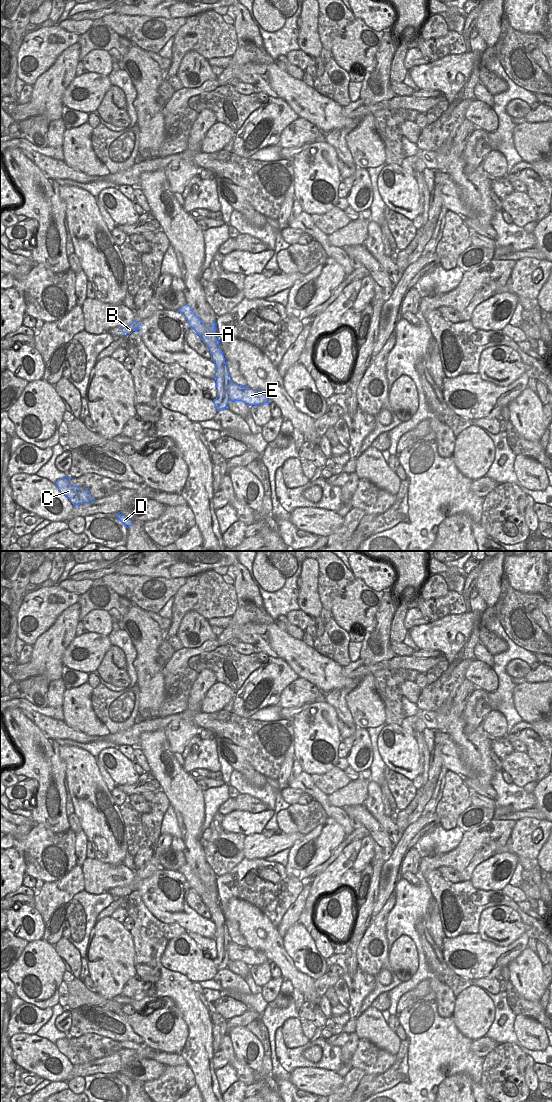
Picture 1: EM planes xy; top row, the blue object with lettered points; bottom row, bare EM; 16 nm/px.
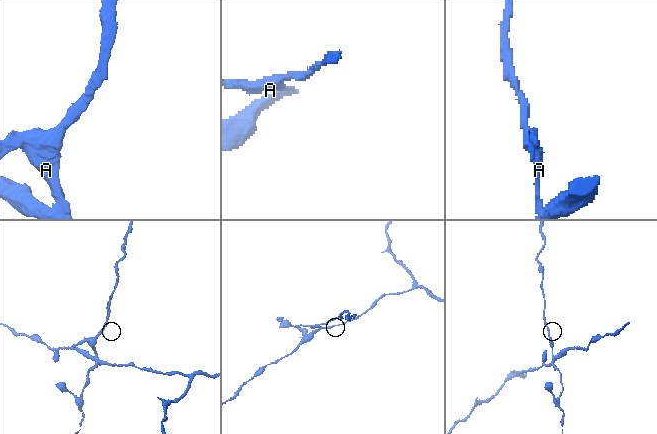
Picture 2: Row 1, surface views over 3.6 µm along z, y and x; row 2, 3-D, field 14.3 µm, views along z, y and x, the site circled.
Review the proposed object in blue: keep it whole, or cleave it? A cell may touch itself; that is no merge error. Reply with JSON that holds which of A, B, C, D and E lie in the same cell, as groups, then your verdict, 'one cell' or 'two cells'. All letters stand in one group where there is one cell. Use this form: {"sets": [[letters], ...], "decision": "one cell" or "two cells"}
{"sets": [["A", "B", "C", "D"], ["E"]], "decision": "two cells"}

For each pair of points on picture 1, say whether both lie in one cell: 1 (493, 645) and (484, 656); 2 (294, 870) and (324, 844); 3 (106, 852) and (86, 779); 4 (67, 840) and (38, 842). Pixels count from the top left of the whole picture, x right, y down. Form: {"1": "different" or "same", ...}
{"1": "different", "2": "same", "3": "same", "4": "same"}

